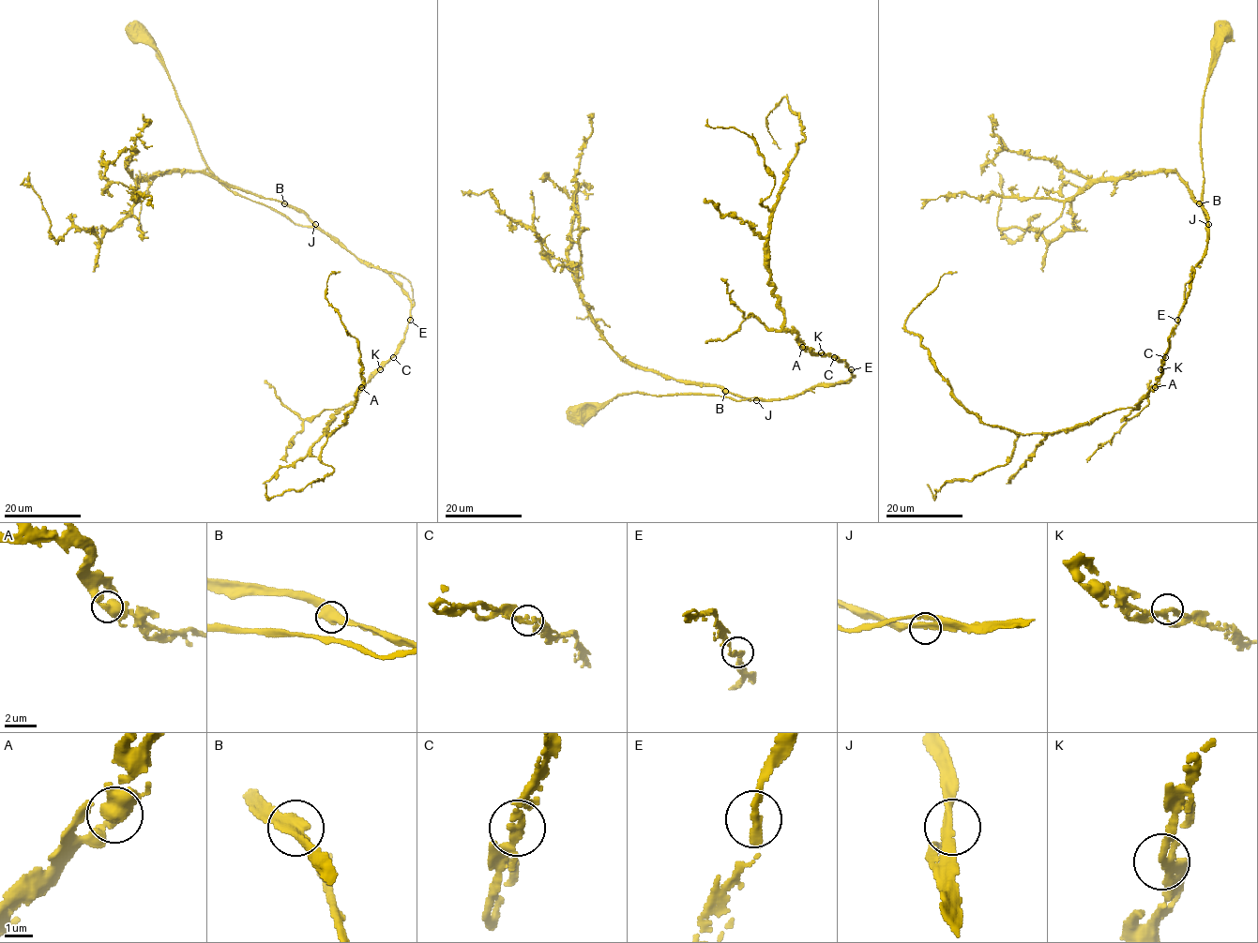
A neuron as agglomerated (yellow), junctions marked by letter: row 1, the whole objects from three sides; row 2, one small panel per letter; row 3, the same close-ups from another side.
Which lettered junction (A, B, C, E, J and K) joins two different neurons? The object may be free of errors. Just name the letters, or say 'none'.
none

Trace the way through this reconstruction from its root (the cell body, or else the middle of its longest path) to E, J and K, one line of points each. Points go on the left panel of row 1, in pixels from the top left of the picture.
E: (135, 34), (161, 56), (206, 166), (232, 191), (327, 232), (384, 269), (408, 297), (410, 319)
J: (135, 34), (161, 56), (206, 166), (232, 191), (276, 209), (295, 224), (315, 224)
K: (135, 34), (161, 56), (206, 166), (226, 187), (327, 232), (401, 288), (410, 321), (380, 369)

